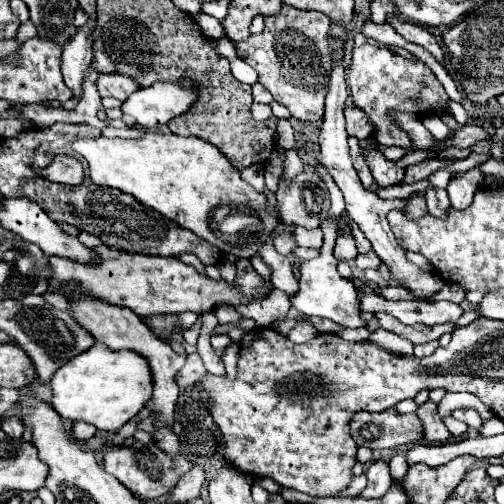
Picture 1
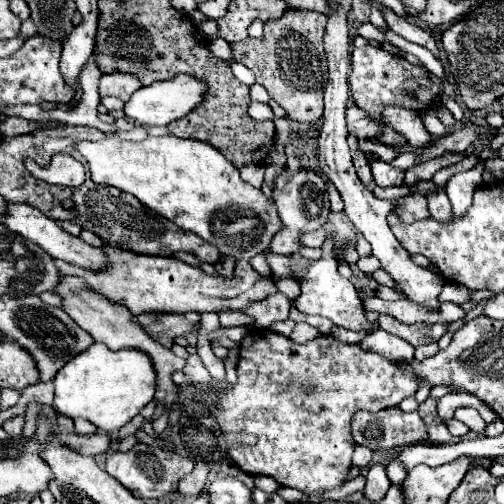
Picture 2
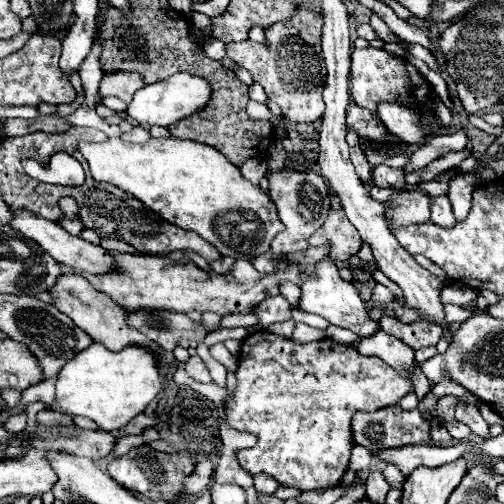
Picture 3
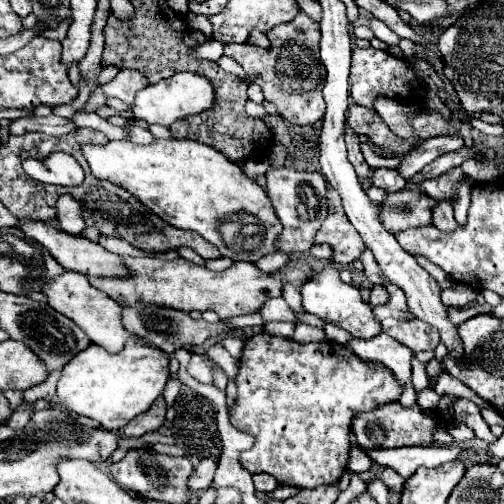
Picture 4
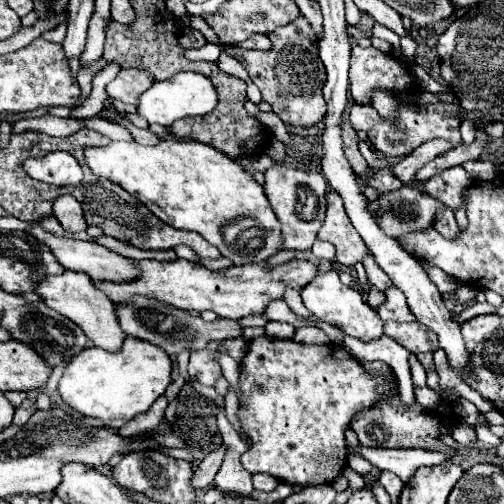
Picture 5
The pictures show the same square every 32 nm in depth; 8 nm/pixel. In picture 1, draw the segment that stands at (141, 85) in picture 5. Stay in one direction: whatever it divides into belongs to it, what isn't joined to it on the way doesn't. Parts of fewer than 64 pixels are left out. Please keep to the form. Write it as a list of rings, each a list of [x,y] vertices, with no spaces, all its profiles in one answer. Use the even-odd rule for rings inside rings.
[[[114,74],[114,76],[100,76],[98,78],[98,92],[100,96],[114,96],[118,100],[128,100],[128,96],[132,92],[136,92],[140,86],[134,78],[130,76],[122,76],[122,74]]]

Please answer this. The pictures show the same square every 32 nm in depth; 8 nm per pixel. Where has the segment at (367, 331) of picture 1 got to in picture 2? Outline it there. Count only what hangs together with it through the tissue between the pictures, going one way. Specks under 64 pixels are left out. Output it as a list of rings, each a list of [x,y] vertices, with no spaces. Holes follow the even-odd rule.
[[[334,326],[328,334],[330,334],[330,336],[334,336],[334,338],[338,338],[340,342],[348,342],[348,344],[358,344],[358,342],[364,338],[364,334],[362,334],[362,332],[352,332],[352,330],[336,328],[336,326]]]

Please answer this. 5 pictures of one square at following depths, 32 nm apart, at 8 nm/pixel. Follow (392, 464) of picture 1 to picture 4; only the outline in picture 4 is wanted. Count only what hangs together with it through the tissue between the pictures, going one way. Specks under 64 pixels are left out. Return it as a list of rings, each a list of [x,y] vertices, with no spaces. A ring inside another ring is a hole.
[[[384,468],[384,470],[380,472],[380,480],[388,486],[390,492],[400,492],[400,490],[396,490],[396,486],[398,486],[398,488],[404,486],[404,478],[402,478],[400,474],[396,474],[394,470],[390,470],[390,468]]]

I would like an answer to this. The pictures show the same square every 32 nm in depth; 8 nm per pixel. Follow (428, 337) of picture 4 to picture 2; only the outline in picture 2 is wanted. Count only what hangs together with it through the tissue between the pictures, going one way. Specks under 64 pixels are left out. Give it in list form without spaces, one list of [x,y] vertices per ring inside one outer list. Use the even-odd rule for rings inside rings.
[[[380,314],[378,324],[382,330],[400,336],[402,340],[410,342],[414,348],[422,346],[422,344],[430,344],[430,342],[438,342],[442,334],[448,332],[446,324],[402,324],[396,318],[388,316],[388,314]]]

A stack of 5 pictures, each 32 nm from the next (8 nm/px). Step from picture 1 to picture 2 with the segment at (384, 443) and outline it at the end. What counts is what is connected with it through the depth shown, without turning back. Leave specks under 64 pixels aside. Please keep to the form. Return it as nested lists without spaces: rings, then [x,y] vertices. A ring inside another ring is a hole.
[[[398,406],[380,410],[376,414],[370,412],[356,412],[352,418],[352,436],[356,444],[364,444],[370,450],[390,450],[390,448],[402,448],[410,444],[420,444],[428,440],[426,424],[418,416],[418,412],[402,412]]]

